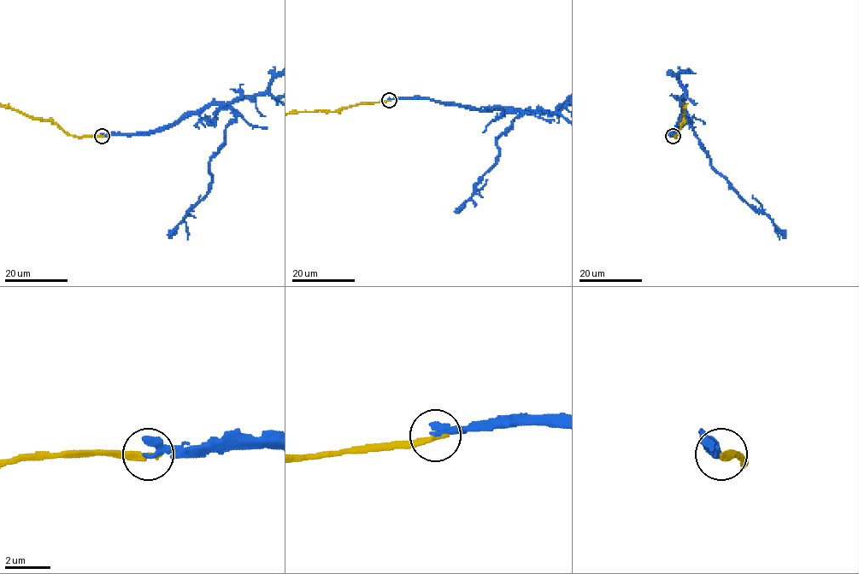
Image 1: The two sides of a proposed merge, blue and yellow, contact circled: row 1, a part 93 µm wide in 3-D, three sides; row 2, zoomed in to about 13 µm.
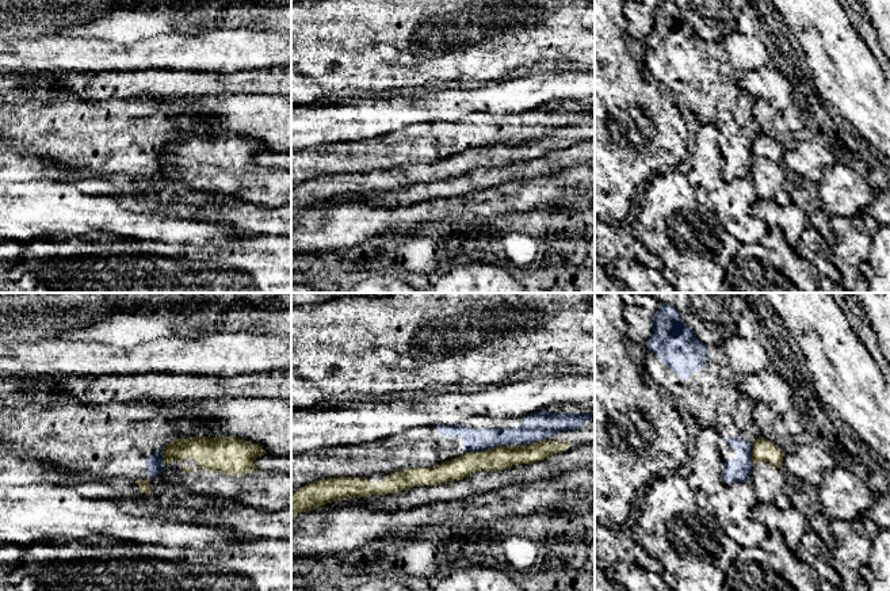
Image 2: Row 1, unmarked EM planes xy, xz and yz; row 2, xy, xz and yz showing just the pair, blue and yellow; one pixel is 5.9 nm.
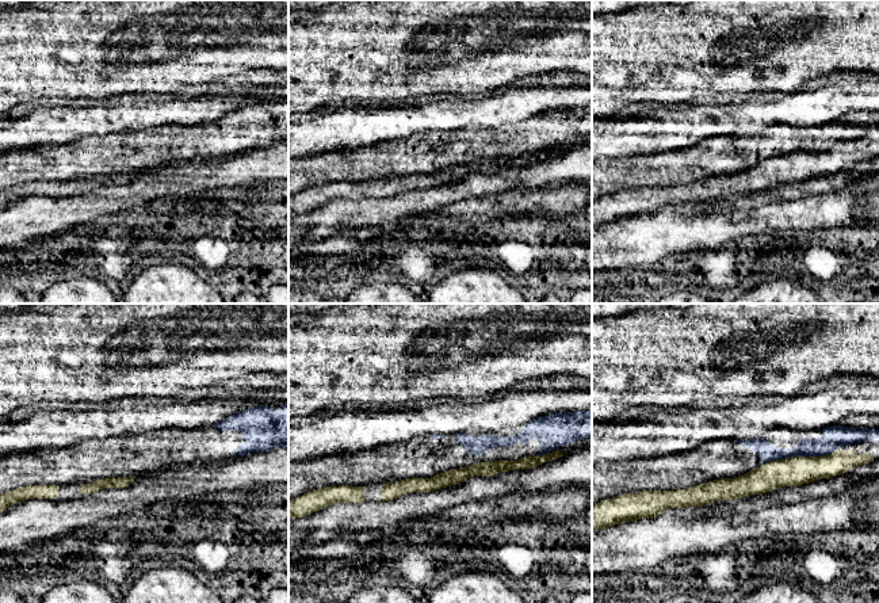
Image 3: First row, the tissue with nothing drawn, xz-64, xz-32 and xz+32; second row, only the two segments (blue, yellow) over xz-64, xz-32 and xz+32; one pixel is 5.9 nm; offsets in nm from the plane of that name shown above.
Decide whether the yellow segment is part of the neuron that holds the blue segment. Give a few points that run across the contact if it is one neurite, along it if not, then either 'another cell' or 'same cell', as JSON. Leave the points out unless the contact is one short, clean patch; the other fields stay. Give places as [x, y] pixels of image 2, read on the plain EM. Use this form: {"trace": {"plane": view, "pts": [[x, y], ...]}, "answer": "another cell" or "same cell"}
{"answer": "another cell"}

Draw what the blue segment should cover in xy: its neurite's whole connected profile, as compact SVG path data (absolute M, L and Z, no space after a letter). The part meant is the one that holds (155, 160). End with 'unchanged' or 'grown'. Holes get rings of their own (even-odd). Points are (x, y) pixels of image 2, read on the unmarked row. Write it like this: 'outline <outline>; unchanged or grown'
outline M0 72L0 141L24 155L37 155L62 163L66 168L77 168L99 176L152 176L161 171L164 153L161 150L167 140L195 133L217 133L217 125L207 123L187 113L171 115L171 103L184 103L184 99L160 96L110 98L95 102L77 96L65 85L57 85L53 80L38 80L38 72L18 73Z; grown

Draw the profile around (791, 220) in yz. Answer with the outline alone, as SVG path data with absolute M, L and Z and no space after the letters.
M759 198L753 205L752 214L765 222L767 226L779 228L786 241L794 248L802 232L811 226L807 214L794 203L780 206L774 199Z

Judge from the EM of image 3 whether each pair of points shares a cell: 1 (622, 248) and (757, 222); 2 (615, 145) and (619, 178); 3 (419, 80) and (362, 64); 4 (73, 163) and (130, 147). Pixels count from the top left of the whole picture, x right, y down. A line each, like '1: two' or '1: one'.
1: one
2: two
3: one
4: one

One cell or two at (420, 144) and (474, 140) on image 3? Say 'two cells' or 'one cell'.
one cell

